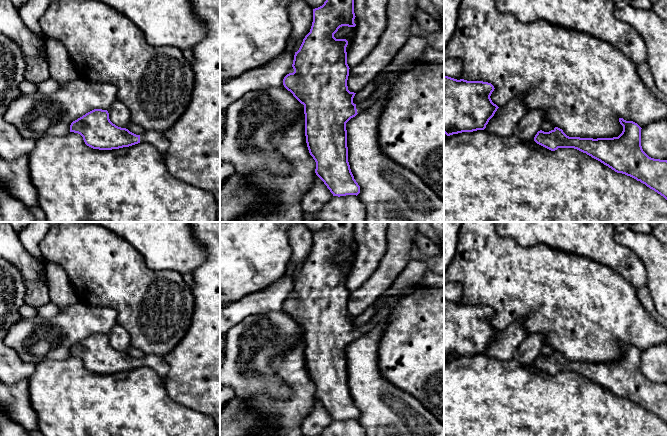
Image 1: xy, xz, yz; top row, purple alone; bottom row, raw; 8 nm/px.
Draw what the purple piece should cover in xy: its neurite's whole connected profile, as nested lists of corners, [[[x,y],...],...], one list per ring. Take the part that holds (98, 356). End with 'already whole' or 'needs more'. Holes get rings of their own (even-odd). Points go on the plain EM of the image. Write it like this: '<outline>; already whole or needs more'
[[[94,333],[73,345],[70,356],[80,358],[87,370],[99,374],[119,373],[147,366],[164,378],[169,371],[164,357],[146,354],[143,358],[136,359],[113,348],[108,335],[102,333]]]; needs more

